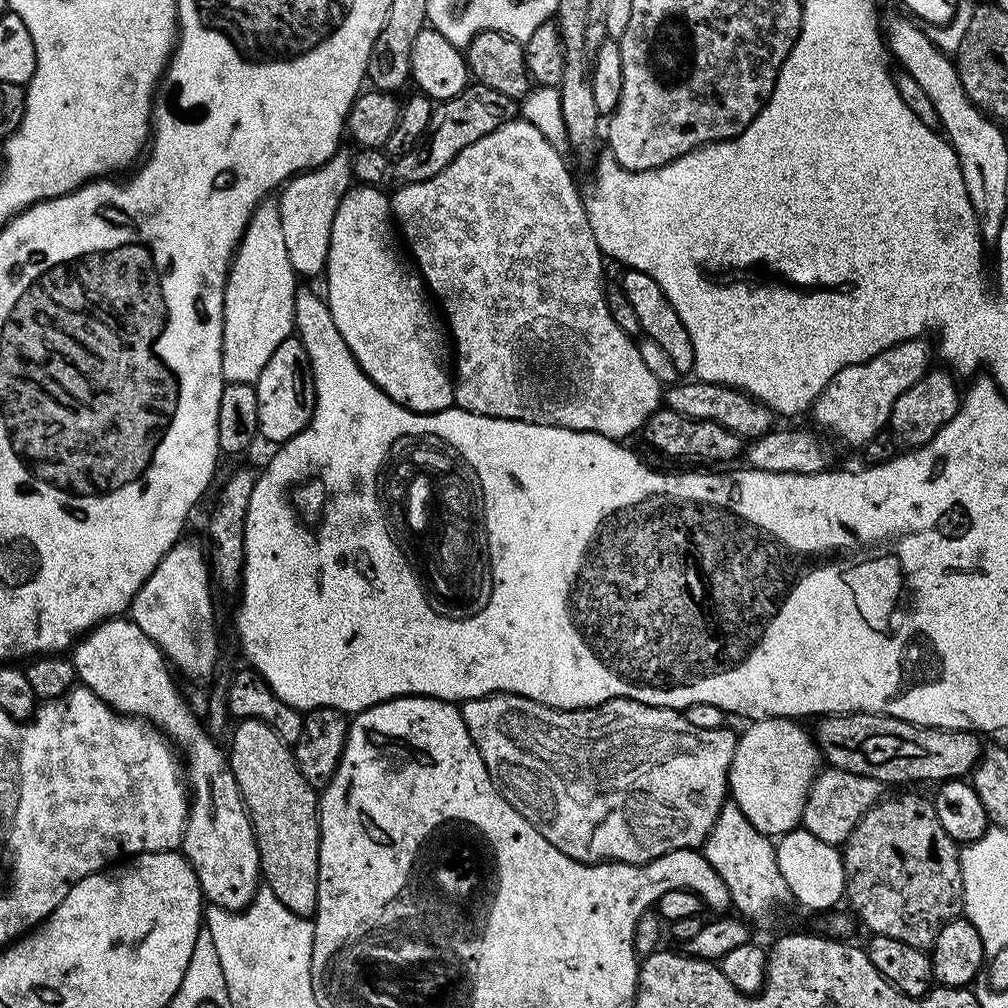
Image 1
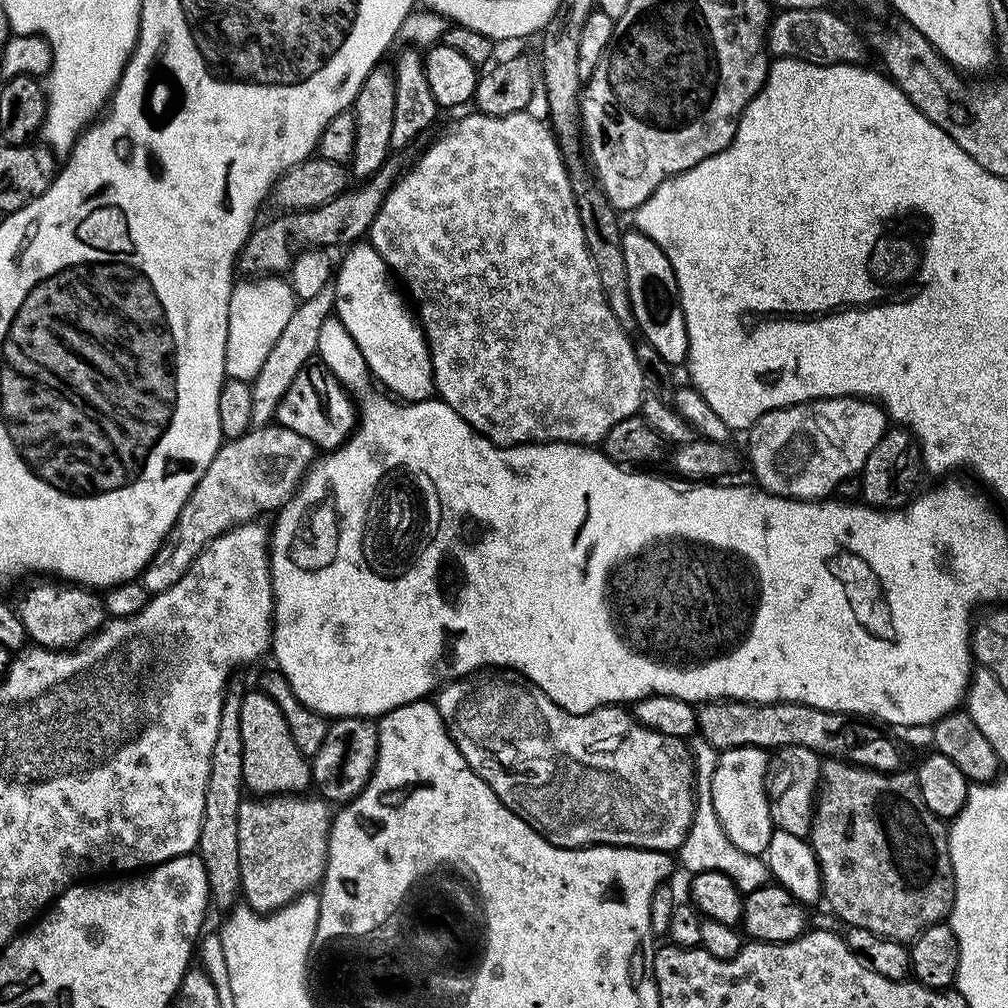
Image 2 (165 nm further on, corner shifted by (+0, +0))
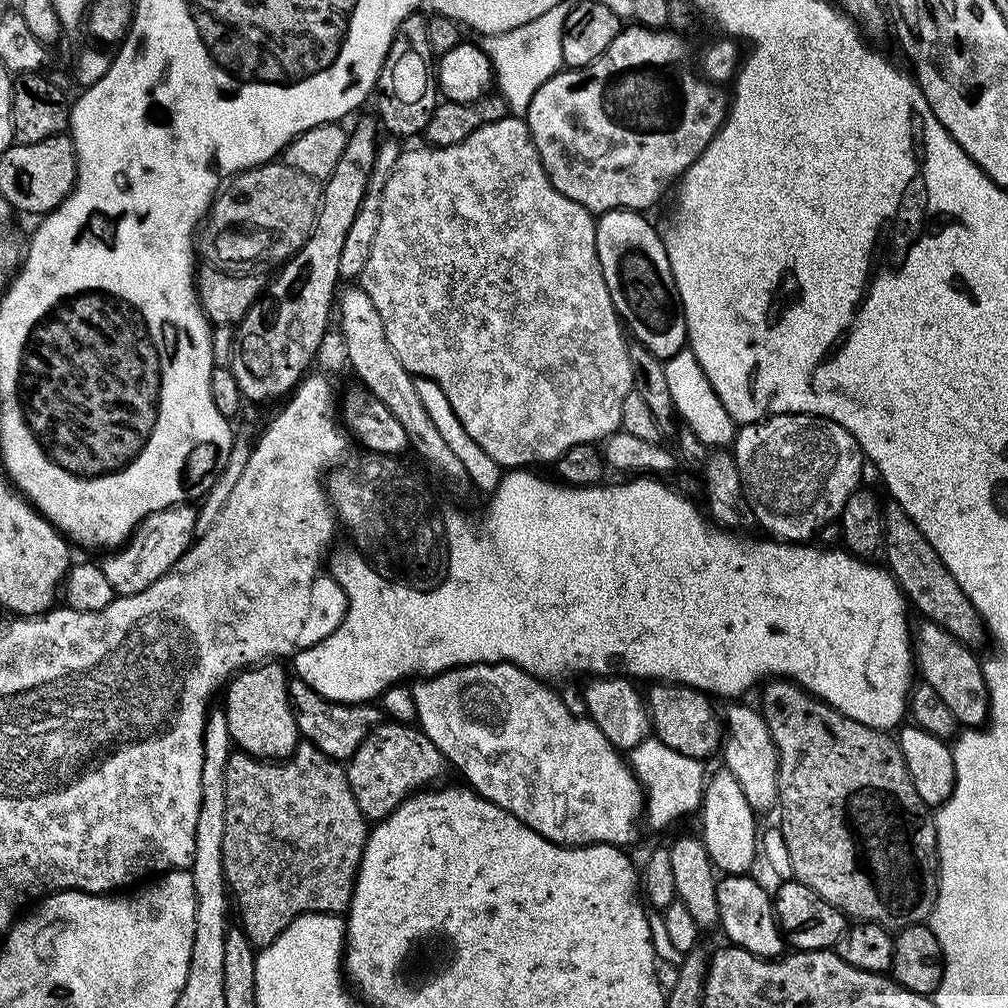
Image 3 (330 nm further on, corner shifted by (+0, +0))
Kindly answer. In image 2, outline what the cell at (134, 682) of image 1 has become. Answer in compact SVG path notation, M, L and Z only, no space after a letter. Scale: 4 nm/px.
M67 582L32 584L20 596L18 611L33 645L49 650L71 650L96 635L106 623L103 599L93 589Z

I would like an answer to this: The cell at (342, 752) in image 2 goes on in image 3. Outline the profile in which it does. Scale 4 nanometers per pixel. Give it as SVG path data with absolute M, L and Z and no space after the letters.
M381 722L368 733L358 750L354 750L346 762L346 771L354 802L358 802L365 820L379 822L386 819L403 800L431 785L431 780L445 764L440 751L419 727L408 722Z

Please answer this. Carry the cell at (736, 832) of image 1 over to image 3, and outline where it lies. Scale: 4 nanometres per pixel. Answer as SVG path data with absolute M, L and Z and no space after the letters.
M649 736L628 752L628 761L636 779L644 785L644 814L654 825L670 826L701 809L706 773L697 757L680 754L655 736Z

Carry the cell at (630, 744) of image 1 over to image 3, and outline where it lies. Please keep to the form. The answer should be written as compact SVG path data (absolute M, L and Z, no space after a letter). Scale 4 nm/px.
M497 662L495 664L466 664L458 668L450 668L447 672L439 673L431 678L421 679L411 685L414 706L416 707L415 719L418 721L420 731L430 738L430 742L436 747L441 756L449 765L453 764L462 775L465 776L467 787L477 792L483 800L496 804L502 810L509 812L514 818L518 818L530 830L534 830L542 838L546 838L555 844L569 846L583 846L586 844L614 844L628 846L636 836L636 823L642 820L645 811L645 789L635 773L629 761L607 740L602 730L590 720L587 715L576 717L554 693L547 683L541 682L537 677L519 668L516 664Z

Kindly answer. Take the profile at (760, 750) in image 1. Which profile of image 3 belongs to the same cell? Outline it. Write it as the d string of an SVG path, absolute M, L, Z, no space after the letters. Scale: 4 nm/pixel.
M725 768L719 771L713 777L711 775L705 783L700 809L700 817L702 816L700 840L715 869L729 875L745 875L751 869L749 867L755 858L758 858L757 817L746 802L737 779Z

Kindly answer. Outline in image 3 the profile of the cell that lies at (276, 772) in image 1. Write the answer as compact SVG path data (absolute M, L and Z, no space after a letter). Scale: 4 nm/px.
M265 662L243 672L236 673L223 689L224 705L222 711L228 723L228 732L232 736L232 743L241 753L255 758L261 762L279 762L288 759L296 750L296 745L301 743L302 737L298 726L294 722L292 704L288 701L289 673L284 673L280 662Z

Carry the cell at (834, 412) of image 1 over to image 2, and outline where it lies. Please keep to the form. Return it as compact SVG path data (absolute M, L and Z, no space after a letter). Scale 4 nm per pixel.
M859 396L808 400L804 404L792 404L788 408L762 414L762 418L758 418L758 422L754 422L746 432L748 460L756 475L755 483L765 492L791 500L823 500L831 497L840 483L859 477L866 458L870 458L870 450L878 446L889 427L888 413L876 401Z

